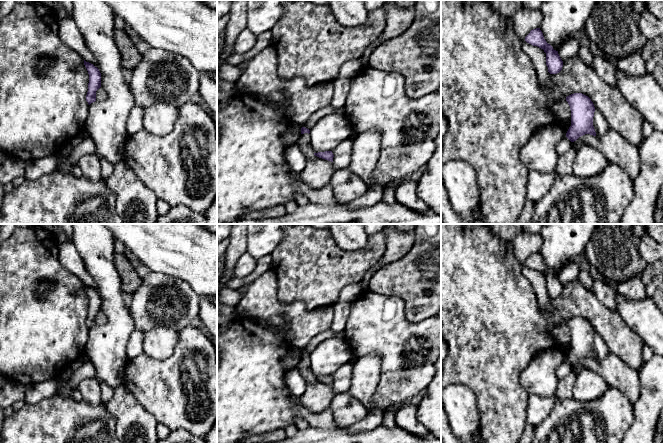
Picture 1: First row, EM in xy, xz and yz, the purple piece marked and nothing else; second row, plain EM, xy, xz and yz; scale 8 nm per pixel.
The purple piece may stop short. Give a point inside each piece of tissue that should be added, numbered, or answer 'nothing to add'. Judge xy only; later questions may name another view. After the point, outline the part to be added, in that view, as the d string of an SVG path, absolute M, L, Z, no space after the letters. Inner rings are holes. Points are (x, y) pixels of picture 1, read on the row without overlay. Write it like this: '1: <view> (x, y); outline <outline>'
nothing to add

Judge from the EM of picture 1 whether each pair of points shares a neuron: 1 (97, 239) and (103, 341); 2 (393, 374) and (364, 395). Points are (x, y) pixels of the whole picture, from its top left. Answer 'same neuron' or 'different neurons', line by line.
1: same neuron
2: different neurons

